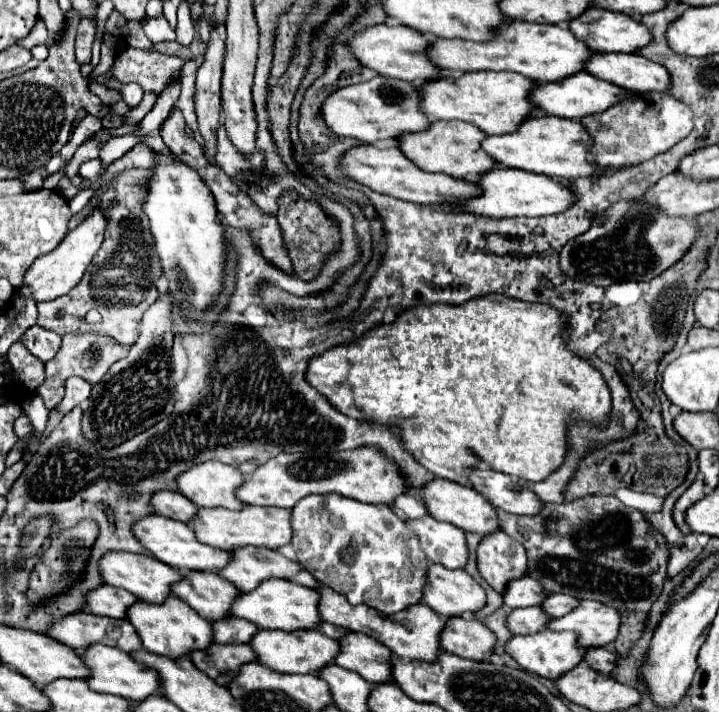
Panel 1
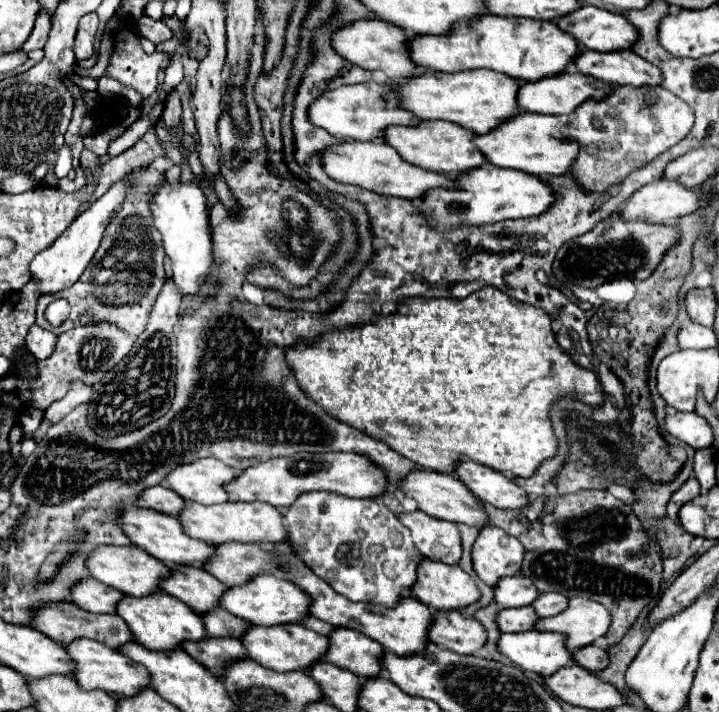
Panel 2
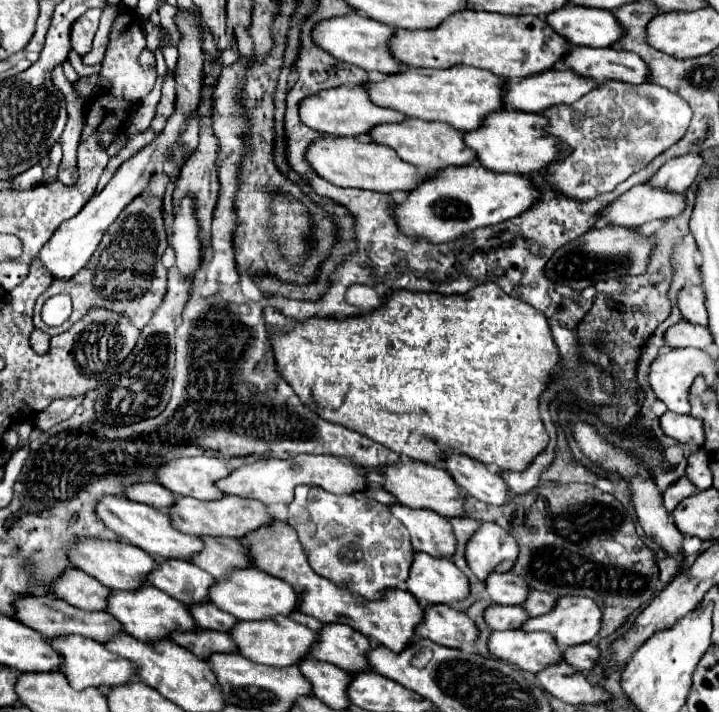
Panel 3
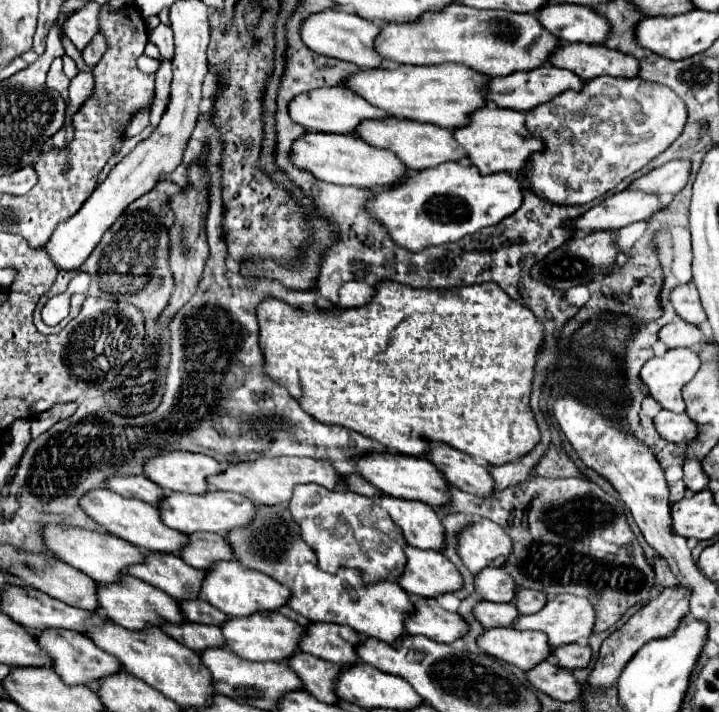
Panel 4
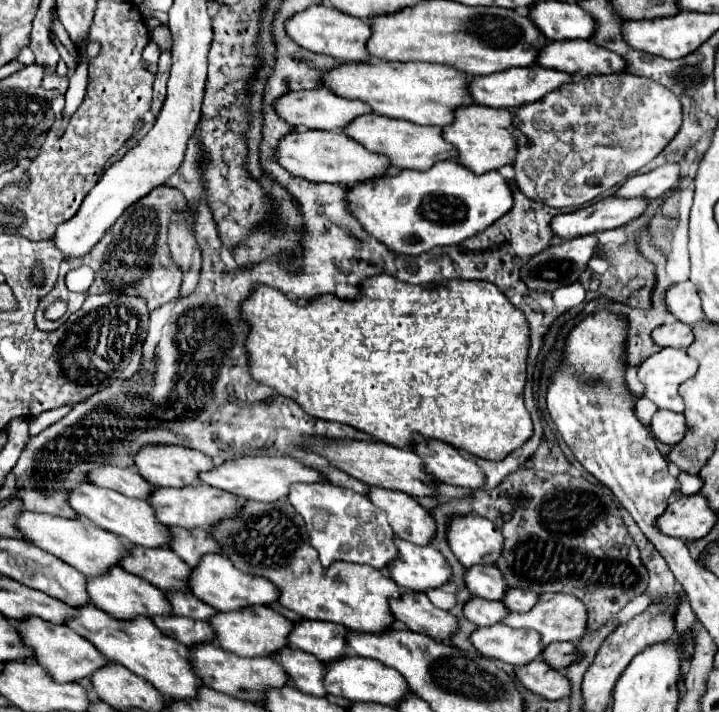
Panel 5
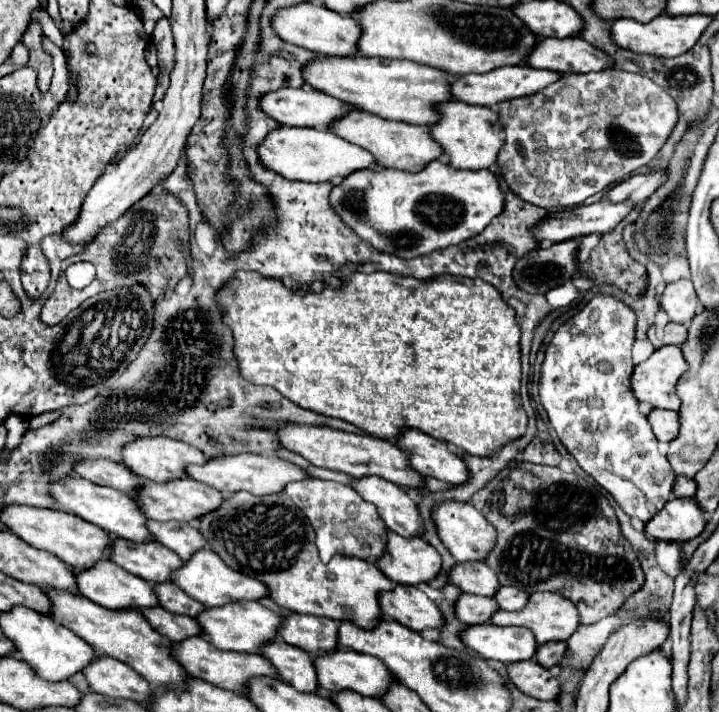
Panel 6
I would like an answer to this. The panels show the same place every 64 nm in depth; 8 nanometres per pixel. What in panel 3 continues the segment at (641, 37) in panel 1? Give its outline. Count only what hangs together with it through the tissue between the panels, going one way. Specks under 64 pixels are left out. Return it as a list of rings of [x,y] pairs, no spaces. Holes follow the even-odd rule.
[[[566,4],[560,10],[546,14],[546,22],[572,46],[608,48],[620,36],[622,28],[608,10]]]

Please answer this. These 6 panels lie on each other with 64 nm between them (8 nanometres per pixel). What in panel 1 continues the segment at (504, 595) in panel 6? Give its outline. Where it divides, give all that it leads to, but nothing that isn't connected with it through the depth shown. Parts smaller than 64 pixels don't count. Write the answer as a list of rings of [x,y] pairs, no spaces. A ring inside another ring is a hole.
[[[548,594],[542,602],[542,610],[550,616],[550,618],[560,618],[566,612],[570,612],[576,606],[576,598],[568,596],[568,594]]]

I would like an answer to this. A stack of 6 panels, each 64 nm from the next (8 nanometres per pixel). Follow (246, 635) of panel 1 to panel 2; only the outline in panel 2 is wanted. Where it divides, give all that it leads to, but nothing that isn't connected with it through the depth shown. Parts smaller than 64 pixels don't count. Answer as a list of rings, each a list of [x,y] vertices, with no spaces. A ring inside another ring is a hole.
[[[214,608],[210,612],[200,614],[208,636],[236,636],[240,638],[240,632],[244,632],[244,628],[248,626],[246,622],[242,622],[240,618],[236,618],[234,614],[226,612],[224,608]]]

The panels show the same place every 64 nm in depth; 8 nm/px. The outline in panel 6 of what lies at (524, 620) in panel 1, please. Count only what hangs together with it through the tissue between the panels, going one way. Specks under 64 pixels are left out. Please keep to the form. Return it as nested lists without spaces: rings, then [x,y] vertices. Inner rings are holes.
[[[460,594],[460,598],[454,604],[454,614],[462,624],[484,624],[488,622],[488,616],[498,610],[496,604],[492,604],[492,598],[476,596],[476,594]]]

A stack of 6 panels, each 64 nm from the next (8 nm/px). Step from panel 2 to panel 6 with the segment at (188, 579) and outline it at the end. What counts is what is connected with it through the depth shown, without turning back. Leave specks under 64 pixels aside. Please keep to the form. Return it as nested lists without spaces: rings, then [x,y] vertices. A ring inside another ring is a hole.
[[[124,538],[112,540],[110,560],[128,570],[130,574],[136,574],[152,584],[170,580],[172,568],[180,568],[182,564],[176,552],[168,550],[156,540],[130,542]]]

